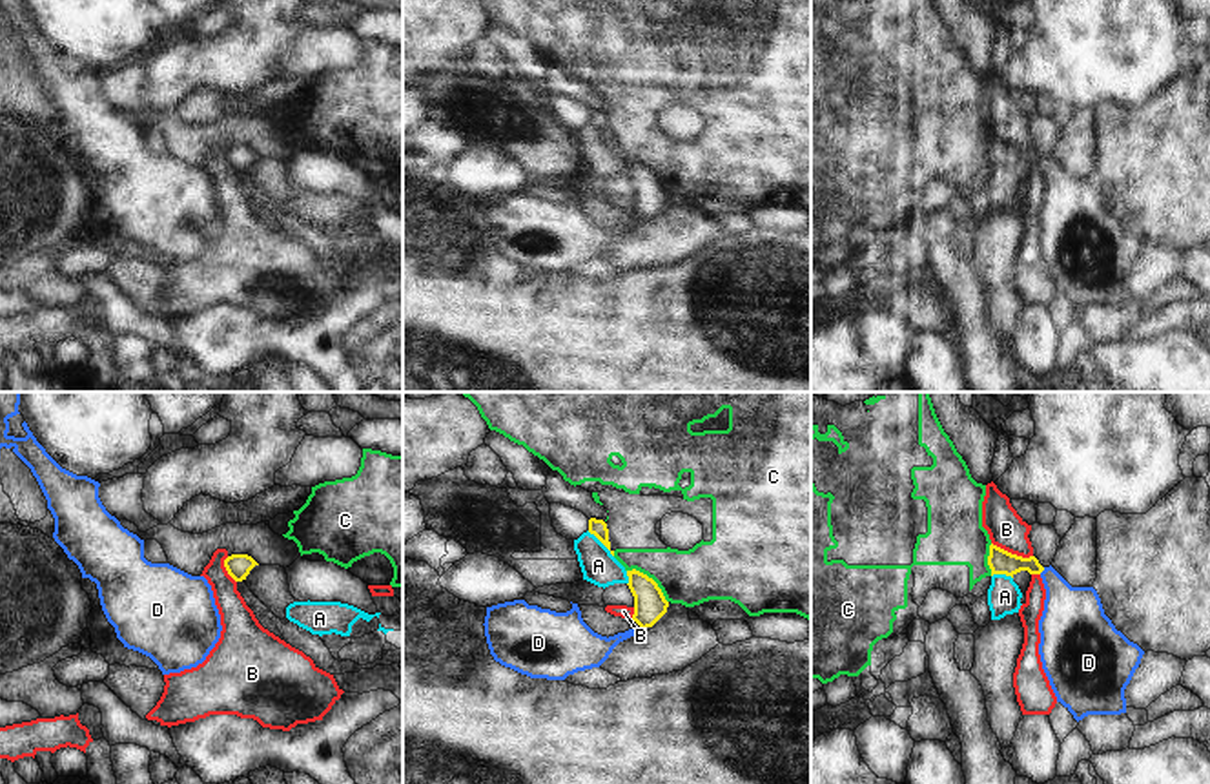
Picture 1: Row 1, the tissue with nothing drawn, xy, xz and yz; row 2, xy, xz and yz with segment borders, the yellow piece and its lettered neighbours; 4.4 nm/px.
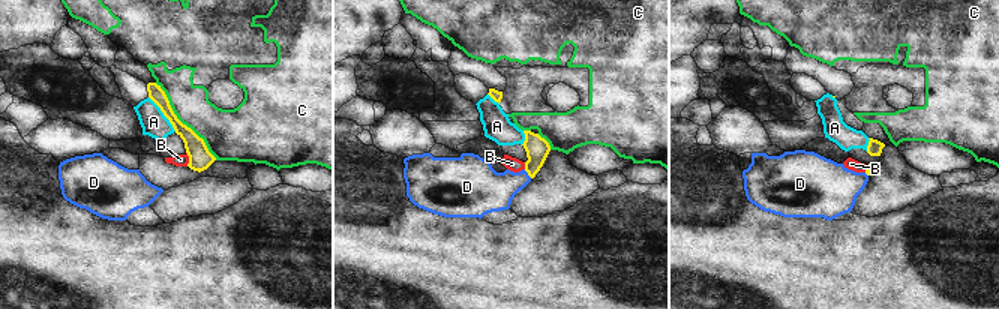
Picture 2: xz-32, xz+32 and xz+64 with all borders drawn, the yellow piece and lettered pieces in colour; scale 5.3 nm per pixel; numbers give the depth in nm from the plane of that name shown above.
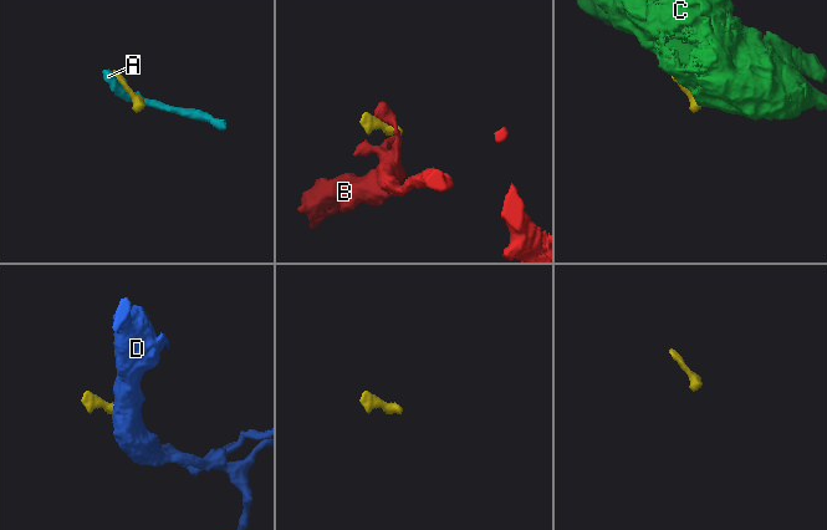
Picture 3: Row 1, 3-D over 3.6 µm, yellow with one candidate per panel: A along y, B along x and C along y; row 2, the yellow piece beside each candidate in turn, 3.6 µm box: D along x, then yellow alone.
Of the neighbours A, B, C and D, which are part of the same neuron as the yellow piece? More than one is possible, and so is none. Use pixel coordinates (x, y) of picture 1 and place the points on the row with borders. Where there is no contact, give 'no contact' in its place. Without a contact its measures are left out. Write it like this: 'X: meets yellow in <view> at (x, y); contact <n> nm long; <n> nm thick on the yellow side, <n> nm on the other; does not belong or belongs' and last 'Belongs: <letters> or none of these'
A: meets yellow in xz at (602, 542); contact 170 nm long; 80 nm thick on the yellow side, 160 nm on the other; does not belong
B: meets yellow in yz at (1010, 553); contact 200 nm long; 110 nm thick on the yellow side, 160 nm on the other; does not belong
C: meets yellow in xz at (651, 578); contact 240 nm long; 140 nm thick on the yellow side, 240 nm on the other; does not belong
D: meets yellow in yz at (1041, 571); contact 40 nm long; 110 nm thick on the yellow side, 260 nm on the other; belongs
Belongs: D

